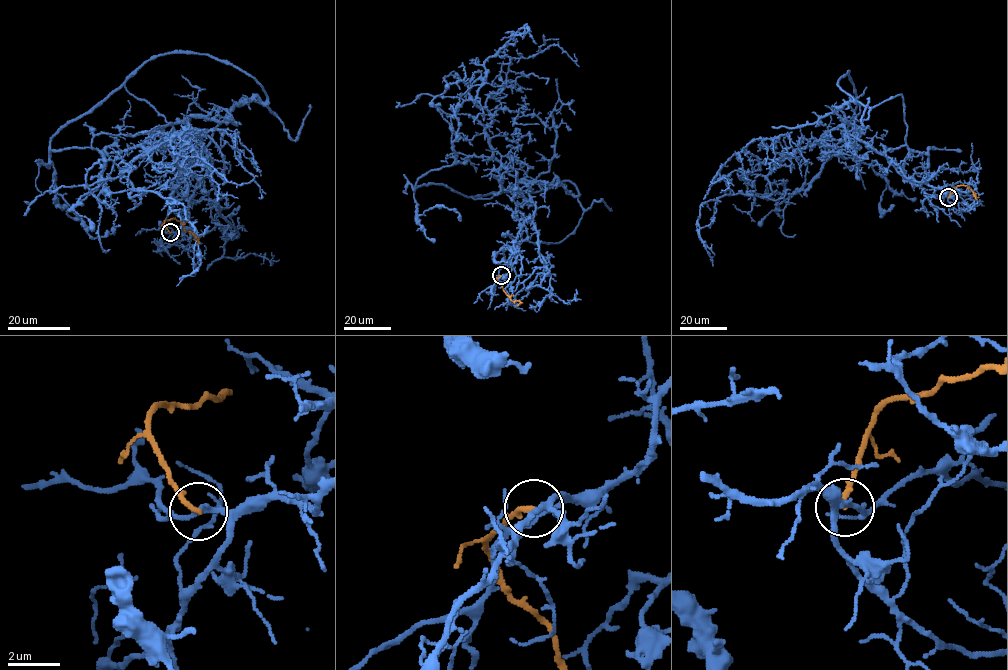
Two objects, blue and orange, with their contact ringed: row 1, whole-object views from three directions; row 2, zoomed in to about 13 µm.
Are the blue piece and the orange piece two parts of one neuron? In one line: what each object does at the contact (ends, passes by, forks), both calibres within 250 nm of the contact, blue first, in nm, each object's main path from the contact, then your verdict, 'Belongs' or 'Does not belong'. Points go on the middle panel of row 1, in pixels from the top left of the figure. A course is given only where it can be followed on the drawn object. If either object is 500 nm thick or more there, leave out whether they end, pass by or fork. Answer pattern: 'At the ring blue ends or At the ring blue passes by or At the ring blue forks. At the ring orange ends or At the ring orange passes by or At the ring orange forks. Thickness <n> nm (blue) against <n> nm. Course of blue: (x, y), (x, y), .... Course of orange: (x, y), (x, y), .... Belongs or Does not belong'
At the ring blue passes by. At the ring orange ends. Thickness 180 nm (blue) against 200 nm. Course of blue: (500, 276), (535, 204), (493, 156), (491, 116), (472, 99), (484, 62), (529, 29), (510, 36). Course of orange: (500, 276), (497, 280), (512, 301), (520, 302), (517, 306). Does not belong

